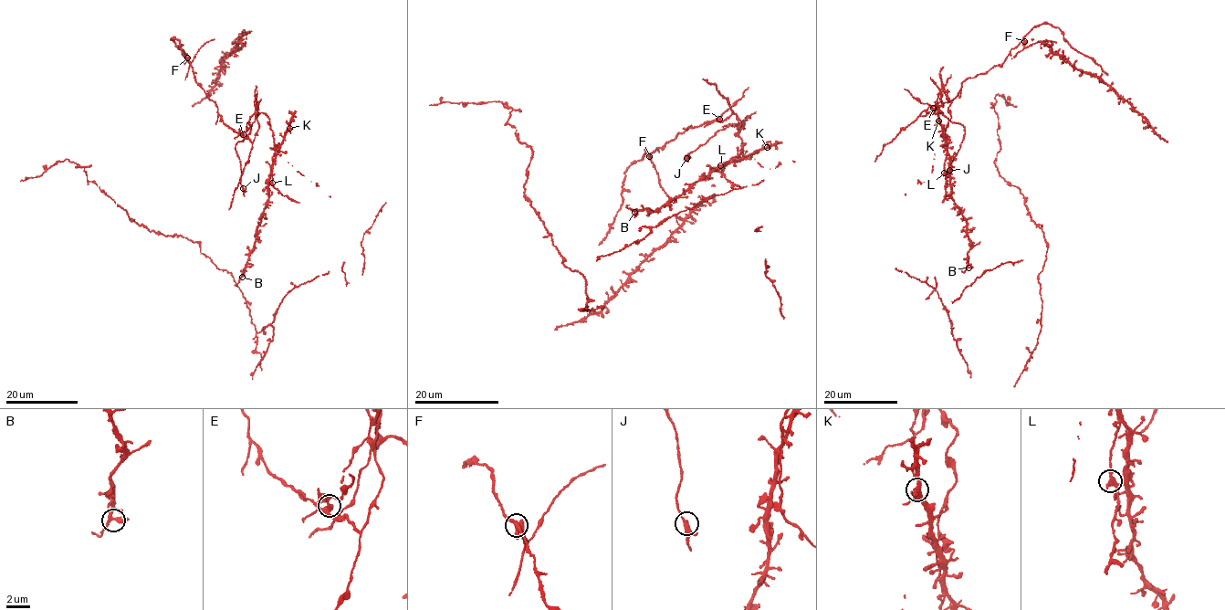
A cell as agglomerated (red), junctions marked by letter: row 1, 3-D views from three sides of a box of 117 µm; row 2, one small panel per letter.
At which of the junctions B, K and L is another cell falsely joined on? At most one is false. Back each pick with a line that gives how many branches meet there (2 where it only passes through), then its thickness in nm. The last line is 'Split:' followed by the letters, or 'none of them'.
L: Branches: 3. Thickness 280 nm
Split: L

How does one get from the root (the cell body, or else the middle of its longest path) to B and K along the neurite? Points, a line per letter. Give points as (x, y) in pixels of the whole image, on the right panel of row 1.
B: (949, 165), (952, 199), (967, 223), (971, 247), (968, 254), (968, 268)
K: (949, 165), (943, 125), (938, 120)

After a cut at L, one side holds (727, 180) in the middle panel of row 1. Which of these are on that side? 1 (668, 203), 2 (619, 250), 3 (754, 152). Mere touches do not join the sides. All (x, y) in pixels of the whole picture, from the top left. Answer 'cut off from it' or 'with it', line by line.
1: cut off from it
2: cut off from it
3: cut off from it

